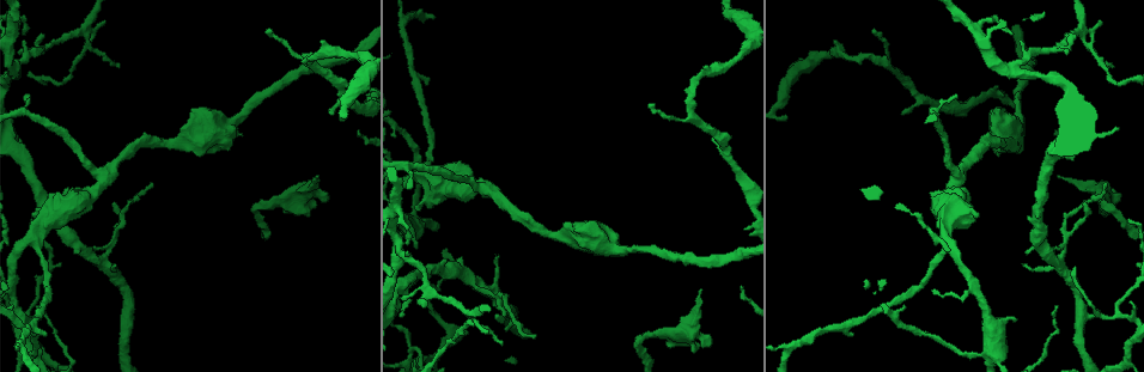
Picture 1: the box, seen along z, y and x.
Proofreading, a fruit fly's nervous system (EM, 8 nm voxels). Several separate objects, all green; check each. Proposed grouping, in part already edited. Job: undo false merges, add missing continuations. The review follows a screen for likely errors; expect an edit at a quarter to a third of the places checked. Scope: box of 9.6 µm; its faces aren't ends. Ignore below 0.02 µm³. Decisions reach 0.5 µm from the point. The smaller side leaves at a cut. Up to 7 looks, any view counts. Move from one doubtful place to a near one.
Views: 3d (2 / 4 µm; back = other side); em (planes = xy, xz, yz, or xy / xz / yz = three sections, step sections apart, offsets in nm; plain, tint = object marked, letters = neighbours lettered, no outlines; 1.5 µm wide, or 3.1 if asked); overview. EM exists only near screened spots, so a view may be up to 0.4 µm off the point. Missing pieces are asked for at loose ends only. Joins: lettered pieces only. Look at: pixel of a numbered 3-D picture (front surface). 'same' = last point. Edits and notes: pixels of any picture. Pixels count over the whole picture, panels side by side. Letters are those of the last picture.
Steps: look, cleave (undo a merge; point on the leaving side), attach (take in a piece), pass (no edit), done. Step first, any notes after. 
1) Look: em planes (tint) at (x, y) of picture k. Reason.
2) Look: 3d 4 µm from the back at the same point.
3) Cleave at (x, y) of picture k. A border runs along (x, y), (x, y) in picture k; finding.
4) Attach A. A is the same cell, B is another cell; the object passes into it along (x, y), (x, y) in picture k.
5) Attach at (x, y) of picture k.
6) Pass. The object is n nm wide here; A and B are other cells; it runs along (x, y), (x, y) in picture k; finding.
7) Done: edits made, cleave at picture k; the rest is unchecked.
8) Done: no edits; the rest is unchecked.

Look: 3d 2 µm at (653, 104) of picture 1. Thin end.

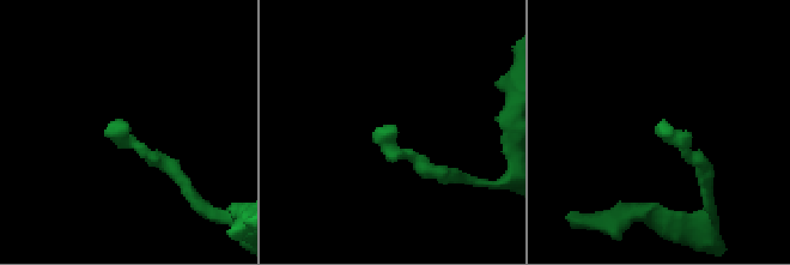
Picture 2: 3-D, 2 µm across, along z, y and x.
Look: em planes (letters) at (121, 129) of picture 2.

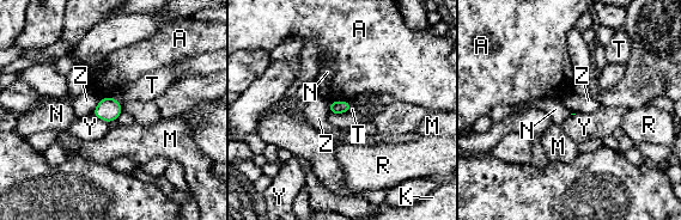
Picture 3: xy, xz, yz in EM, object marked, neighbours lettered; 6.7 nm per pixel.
Pass. A, K, M, N, R, T, Y and Z are other cells; a border runs along (111, 97), (121, 103) in picture 3; no lettered piece goes on from it.

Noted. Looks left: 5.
Look: 3d 4 µm at (120, 64) of picture 1. Branch stops here.

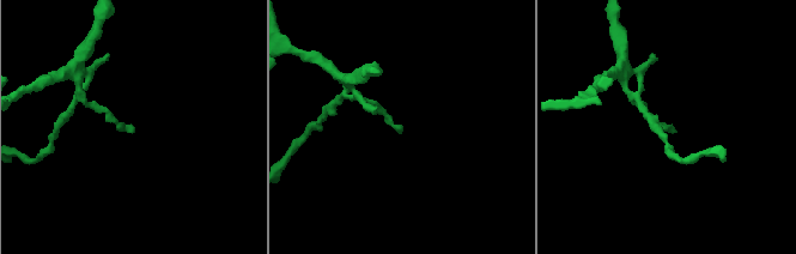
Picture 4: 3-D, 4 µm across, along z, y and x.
Look: em planes (plain) at (401, 133) of picture 4. Now the EM.

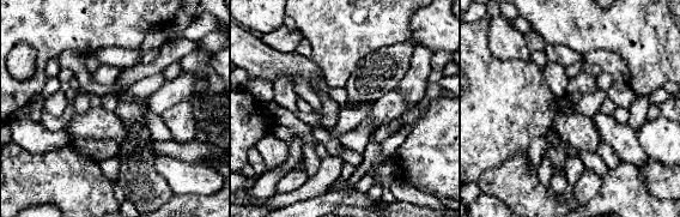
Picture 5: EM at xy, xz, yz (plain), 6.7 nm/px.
Look: em planes (letters) at the same point.

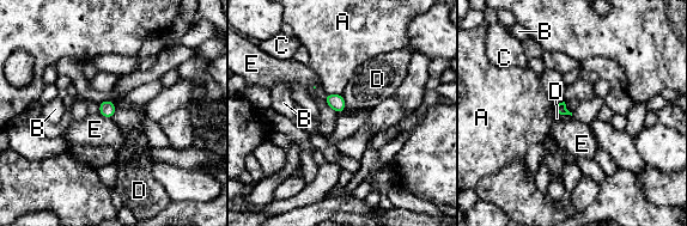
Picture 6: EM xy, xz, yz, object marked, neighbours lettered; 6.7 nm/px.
Pass. The object is 70 nm wide here; A, B, C, D and E are other cells; no lettered piece goes on from it.

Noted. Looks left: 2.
Look: em xy step 8 (tint) at (426, 300) of picture 1. Thin end.

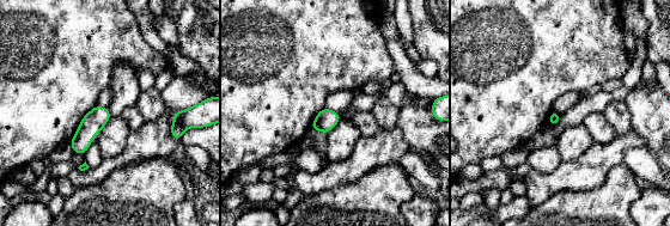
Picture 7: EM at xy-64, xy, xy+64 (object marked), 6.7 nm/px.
Look: em planes (letters) at the same point. Cut it another way.

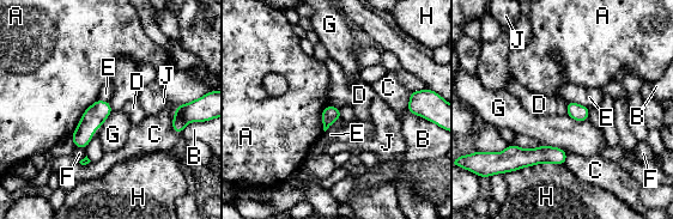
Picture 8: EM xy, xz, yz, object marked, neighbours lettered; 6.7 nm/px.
Pass. A, B, C, D, E, F, G, H and J are other cells; none of them fits.

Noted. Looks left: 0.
Done: no edits; the rest is unchecked.

